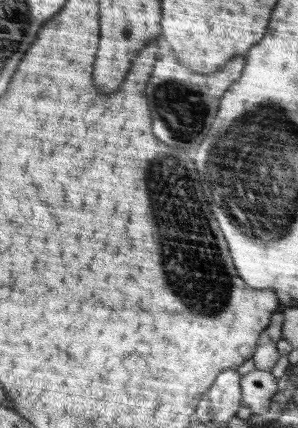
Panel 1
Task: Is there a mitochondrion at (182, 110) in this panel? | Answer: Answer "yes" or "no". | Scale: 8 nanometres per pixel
yes

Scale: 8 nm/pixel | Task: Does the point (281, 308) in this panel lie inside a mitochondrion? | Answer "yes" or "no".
no

